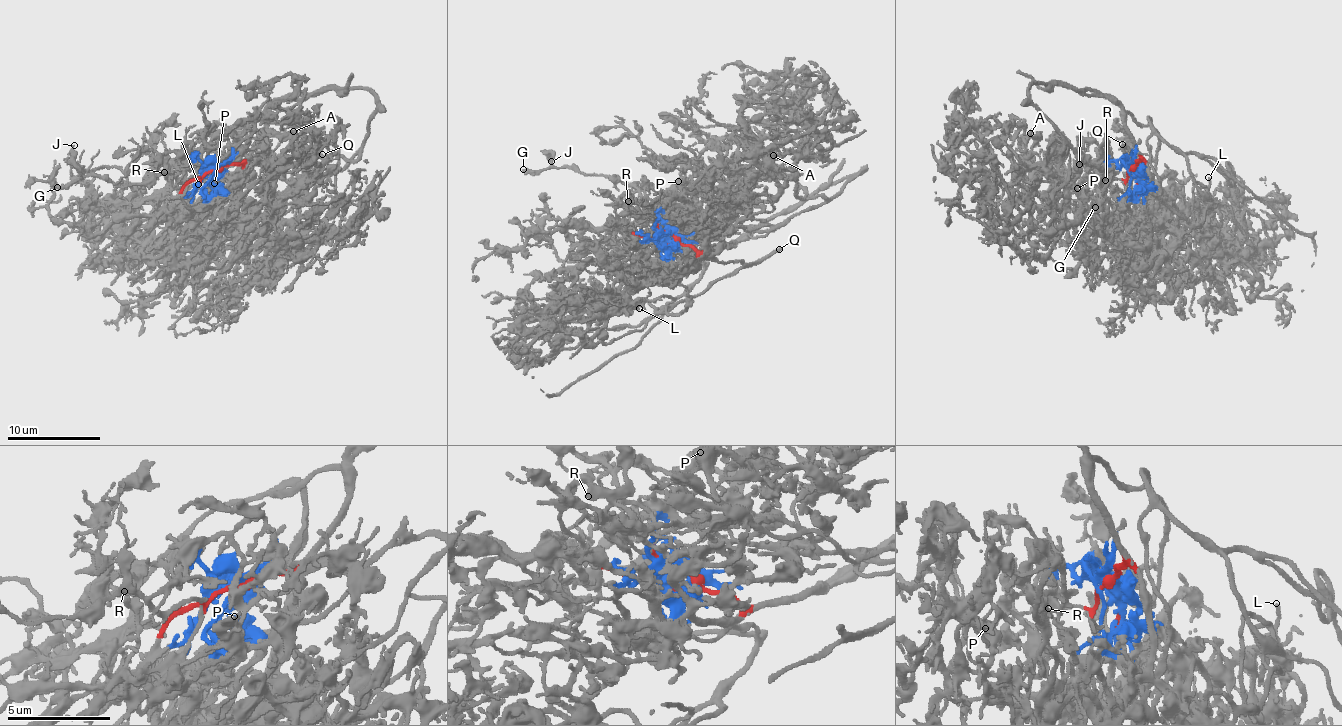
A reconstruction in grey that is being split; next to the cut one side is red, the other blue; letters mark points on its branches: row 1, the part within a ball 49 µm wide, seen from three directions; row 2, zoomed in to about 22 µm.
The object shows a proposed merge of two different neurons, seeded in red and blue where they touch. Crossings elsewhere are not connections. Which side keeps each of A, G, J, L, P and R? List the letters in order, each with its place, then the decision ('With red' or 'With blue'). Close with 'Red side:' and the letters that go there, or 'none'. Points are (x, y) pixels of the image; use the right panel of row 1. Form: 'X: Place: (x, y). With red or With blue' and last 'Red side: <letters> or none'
A: Place: (1030, 133). With blue
G: Place: (1095, 207). With red
J: Place: (1079, 164). With red
L: Place: (1208, 177). With blue
P: Place: (1077, 188). With blue
R: Place: (1105, 180). With red
Red side: G, J, R

